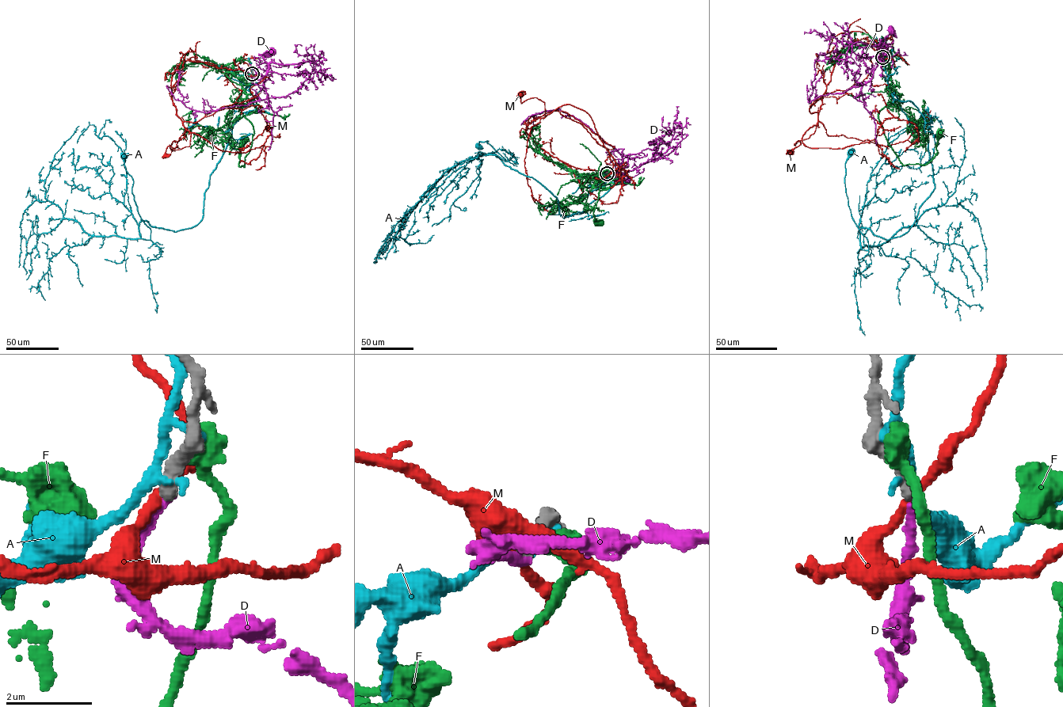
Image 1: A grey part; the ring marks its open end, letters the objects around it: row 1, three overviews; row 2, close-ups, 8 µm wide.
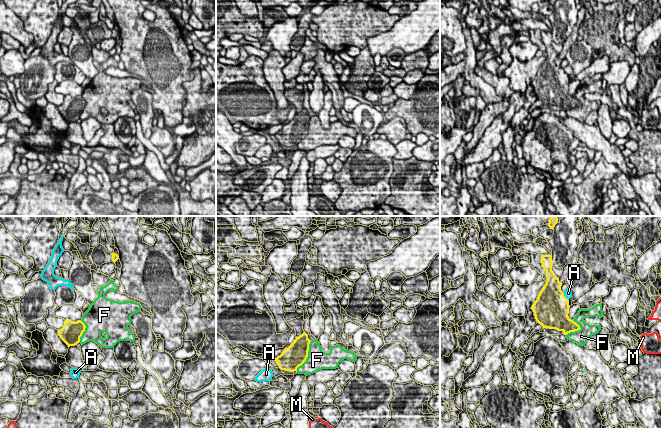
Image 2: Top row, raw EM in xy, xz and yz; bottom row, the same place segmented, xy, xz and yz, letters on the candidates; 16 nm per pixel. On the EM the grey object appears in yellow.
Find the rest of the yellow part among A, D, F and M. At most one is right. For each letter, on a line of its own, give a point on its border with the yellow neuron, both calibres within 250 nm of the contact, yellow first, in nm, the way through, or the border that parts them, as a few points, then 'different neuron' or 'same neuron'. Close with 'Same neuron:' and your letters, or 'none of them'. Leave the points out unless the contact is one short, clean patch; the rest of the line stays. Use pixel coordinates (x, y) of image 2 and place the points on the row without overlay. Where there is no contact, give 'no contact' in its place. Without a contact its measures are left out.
A: yz (564, 72) | 500/130 nm | different neuron
D: no contact | same neuron
F: xz (307, 132) | 360/320 nm | different neuron
M: no contact | different neuron
Same neuron: D

